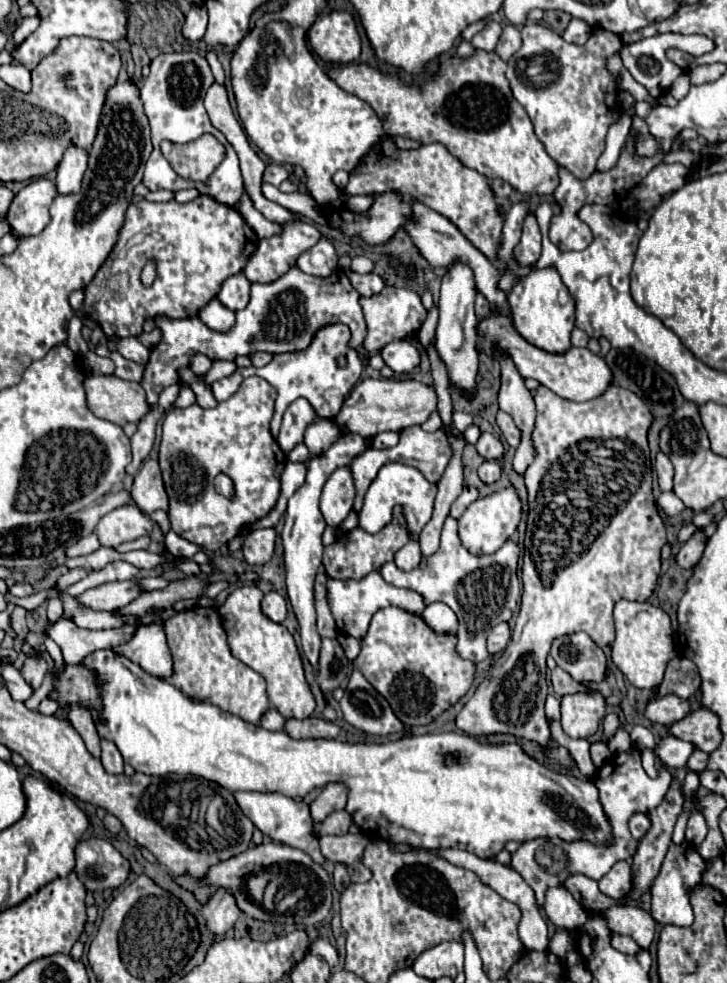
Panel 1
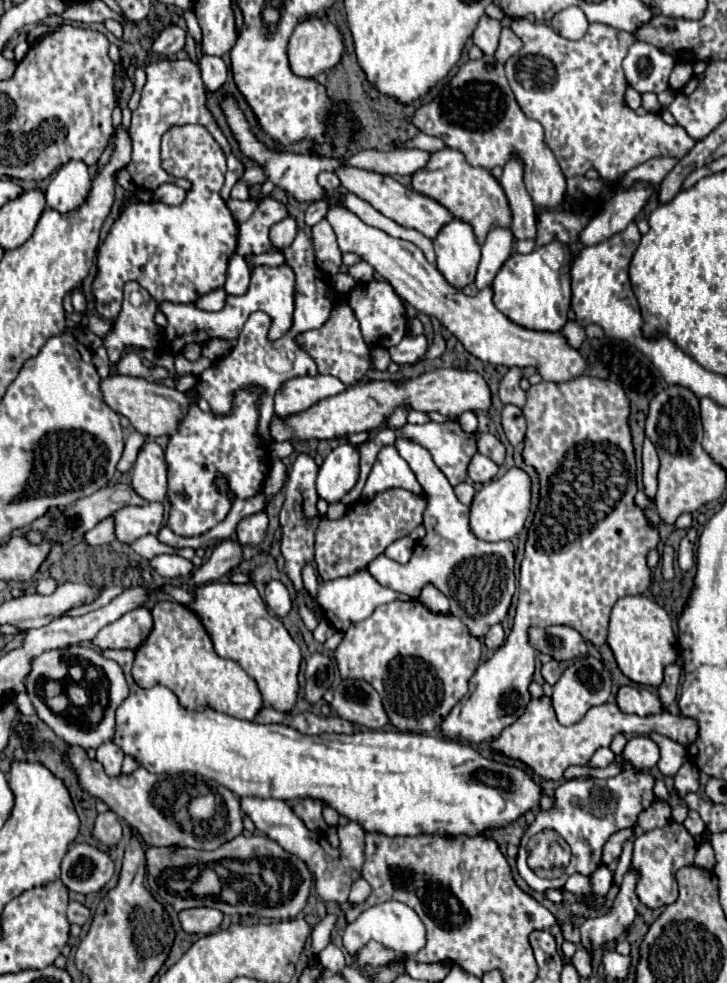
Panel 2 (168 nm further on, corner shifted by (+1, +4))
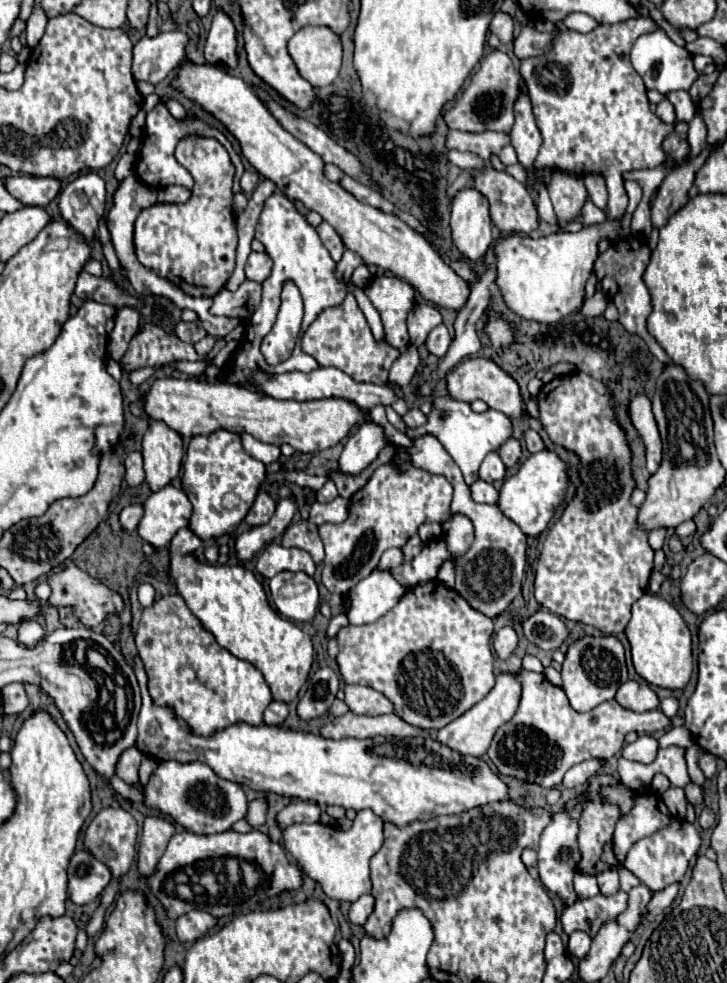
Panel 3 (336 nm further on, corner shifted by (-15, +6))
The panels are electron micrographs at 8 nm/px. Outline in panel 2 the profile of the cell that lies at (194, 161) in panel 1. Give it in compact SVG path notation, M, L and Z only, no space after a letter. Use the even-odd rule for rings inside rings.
M200 125L172 127L162 137L162 167L175 178L182 177L192 181L192 189L188 191L184 203L176 207L160 201L130 203L112 225L104 243L98 247L98 273L92 283L92 293L96 299L96 311L112 323L120 313L124 285L128 281L140 281L142 287L152 295L152 299L156 299L156 303L196 303L202 295L224 285L228 261L238 247L238 223L220 197L220 189L224 185L226 157L220 143L212 139L208 129Z

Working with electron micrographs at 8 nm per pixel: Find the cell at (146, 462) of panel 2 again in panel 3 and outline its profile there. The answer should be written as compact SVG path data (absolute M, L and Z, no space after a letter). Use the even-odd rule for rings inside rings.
M150 421L150 427L142 439L142 457L146 483L152 491L158 491L180 471L184 457L182 437L164 421Z

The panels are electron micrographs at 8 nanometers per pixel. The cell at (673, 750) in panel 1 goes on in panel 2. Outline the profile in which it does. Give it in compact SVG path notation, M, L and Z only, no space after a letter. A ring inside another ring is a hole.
M632 737L622 751L622 757L638 769L650 769L660 759L660 747L650 737Z

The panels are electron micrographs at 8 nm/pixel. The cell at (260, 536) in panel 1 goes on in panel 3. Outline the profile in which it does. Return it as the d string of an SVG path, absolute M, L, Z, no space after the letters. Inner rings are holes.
M260 491L256 495L256 501L252 505L252 509L246 515L246 523L256 527L256 525L264 525L270 521L270 517L274 515L276 509L276 501L272 499L272 495L268 491Z

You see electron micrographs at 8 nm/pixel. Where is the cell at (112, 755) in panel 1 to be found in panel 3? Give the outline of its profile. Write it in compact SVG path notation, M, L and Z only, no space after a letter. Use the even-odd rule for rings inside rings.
M130 747L126 749L120 759L118 759L118 765L116 765L116 775L130 783L130 785L138 785L138 767L140 767L140 761L142 761L142 753L136 749L136 747Z

